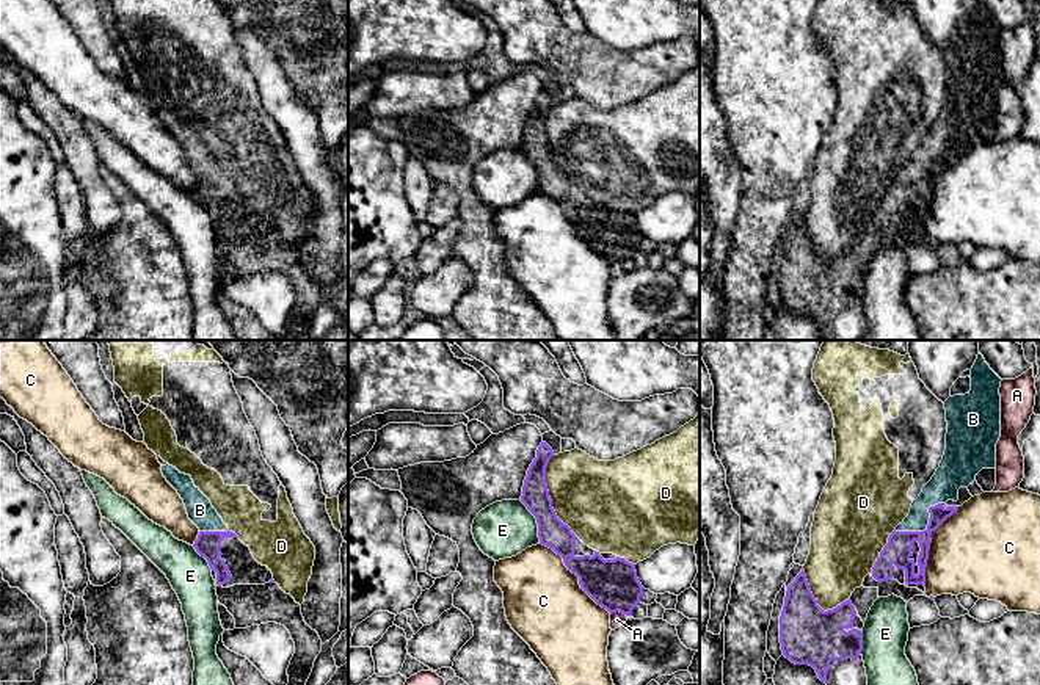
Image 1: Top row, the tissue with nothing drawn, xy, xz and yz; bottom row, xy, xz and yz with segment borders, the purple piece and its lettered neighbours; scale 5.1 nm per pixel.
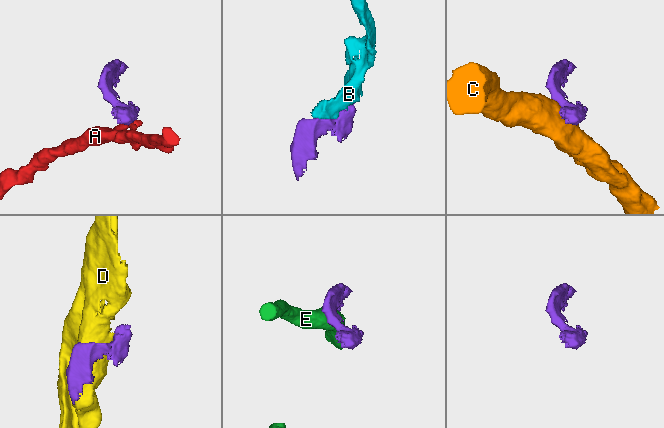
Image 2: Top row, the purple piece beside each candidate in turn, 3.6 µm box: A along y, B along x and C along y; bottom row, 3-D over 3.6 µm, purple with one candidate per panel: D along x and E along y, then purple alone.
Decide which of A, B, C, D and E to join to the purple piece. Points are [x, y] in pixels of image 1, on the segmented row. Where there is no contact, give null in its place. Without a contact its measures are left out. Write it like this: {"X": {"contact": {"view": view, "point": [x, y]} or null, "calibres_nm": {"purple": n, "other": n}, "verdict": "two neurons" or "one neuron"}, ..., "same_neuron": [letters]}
{"A": {"contact": {"view": "xz", "point": [620, 612]}, "calibres_nm": {"purple": 260, "other": 80}, "verdict": "two neurons"}, "B": {"contact": {"view": "yz", "point": [927, 527]}, "calibres_nm": {"purple": 140, "other": 150}, "verdict": "one neuron"}, "C": {"contact": {"view": "xz", "point": [578, 576]}, "calibres_nm": {"purple": 260, "other": 400}, "verdict": "two neurons"}, "D": {"contact": {"view": "xz", "point": [548, 496]}, "calibres_nm": {"purple": 150, "other": 400}, "verdict": "two neurons"}, "E": {"contact": {"view": "xz", "point": [537, 522]}, "calibres_nm": {"purple": 150, "other": 280}, "verdict": "two neurons"}, "same_neuron": ["B"]}

